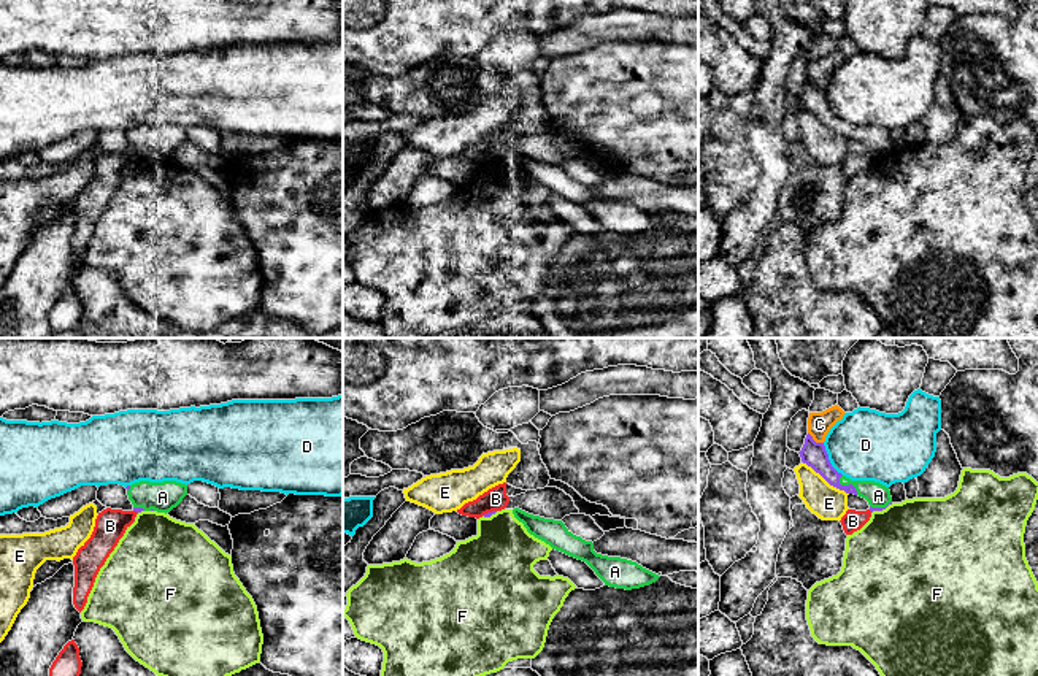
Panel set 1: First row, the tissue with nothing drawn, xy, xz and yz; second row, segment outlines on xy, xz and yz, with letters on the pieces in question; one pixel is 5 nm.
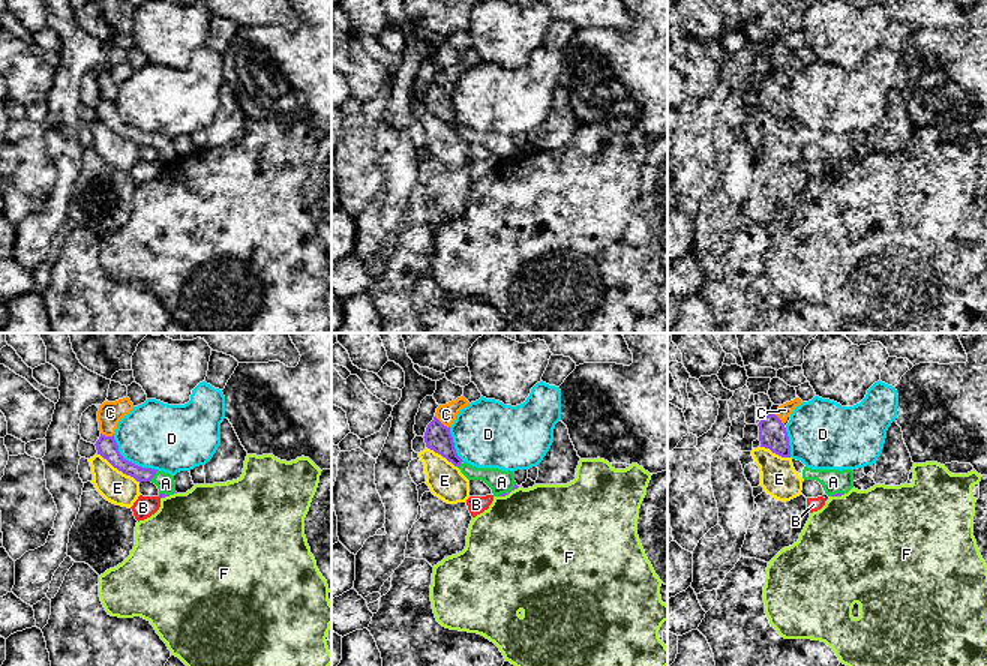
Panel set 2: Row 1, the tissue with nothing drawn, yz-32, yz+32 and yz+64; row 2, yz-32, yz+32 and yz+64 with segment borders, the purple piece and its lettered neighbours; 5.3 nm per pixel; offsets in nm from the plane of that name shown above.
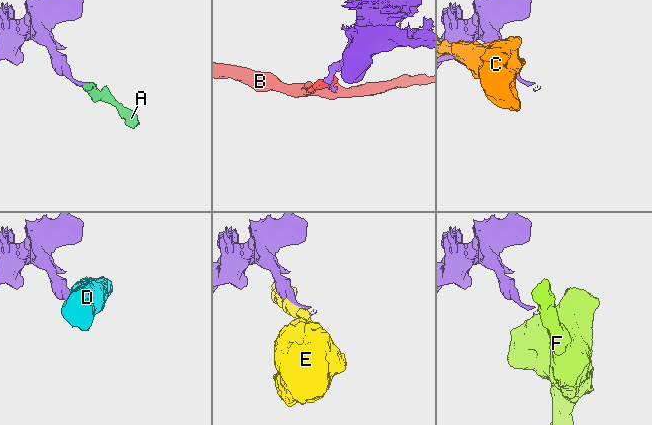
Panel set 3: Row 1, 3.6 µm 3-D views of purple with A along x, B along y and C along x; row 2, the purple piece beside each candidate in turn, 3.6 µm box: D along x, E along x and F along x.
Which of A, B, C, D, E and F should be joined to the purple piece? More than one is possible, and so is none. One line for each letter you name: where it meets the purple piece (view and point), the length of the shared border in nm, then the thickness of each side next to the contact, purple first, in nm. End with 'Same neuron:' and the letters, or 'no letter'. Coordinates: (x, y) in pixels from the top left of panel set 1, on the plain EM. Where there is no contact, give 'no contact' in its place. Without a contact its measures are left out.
A: contact yz (846, 130); length 130 nm; calibres 120 and 120 nm
Same neuron: A

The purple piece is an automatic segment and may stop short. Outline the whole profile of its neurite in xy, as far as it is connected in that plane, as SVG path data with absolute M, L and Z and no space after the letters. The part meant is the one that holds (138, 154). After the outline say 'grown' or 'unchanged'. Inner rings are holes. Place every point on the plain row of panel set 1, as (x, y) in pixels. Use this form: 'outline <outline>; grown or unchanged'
outline M140 125L125 133L136 157L157 156L167 159L187 140L187 130L176 125Z; grown

